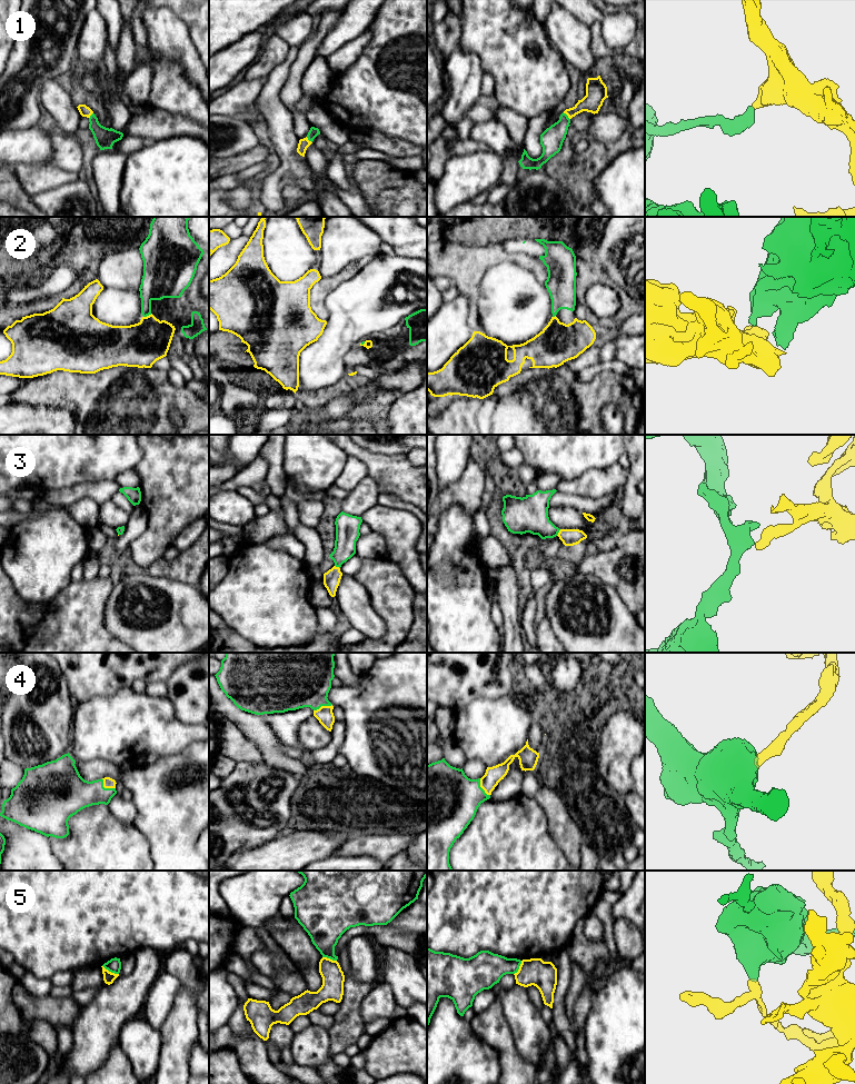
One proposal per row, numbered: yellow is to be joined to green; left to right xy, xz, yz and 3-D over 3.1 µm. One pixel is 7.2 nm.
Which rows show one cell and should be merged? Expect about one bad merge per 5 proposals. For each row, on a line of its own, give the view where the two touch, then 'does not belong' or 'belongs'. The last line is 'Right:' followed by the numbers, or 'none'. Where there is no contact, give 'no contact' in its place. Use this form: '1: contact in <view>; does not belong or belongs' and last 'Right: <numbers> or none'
1: contact in yz; belongs
2: contact in xy; belongs
3: contact in yz; belongs
4: contact in xy; belongs
5: contact in xy; does not belong
Right: 1, 2, 3, 4

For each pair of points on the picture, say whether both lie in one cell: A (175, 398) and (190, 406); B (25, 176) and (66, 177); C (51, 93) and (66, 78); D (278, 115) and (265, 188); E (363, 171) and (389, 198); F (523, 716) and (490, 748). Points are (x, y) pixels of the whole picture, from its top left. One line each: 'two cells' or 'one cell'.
A: one cell
B: one cell
C: two cells
D: one cell
E: one cell
F: one cell

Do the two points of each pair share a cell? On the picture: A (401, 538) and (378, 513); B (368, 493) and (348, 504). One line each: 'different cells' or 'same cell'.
A: same cell
B: same cell

